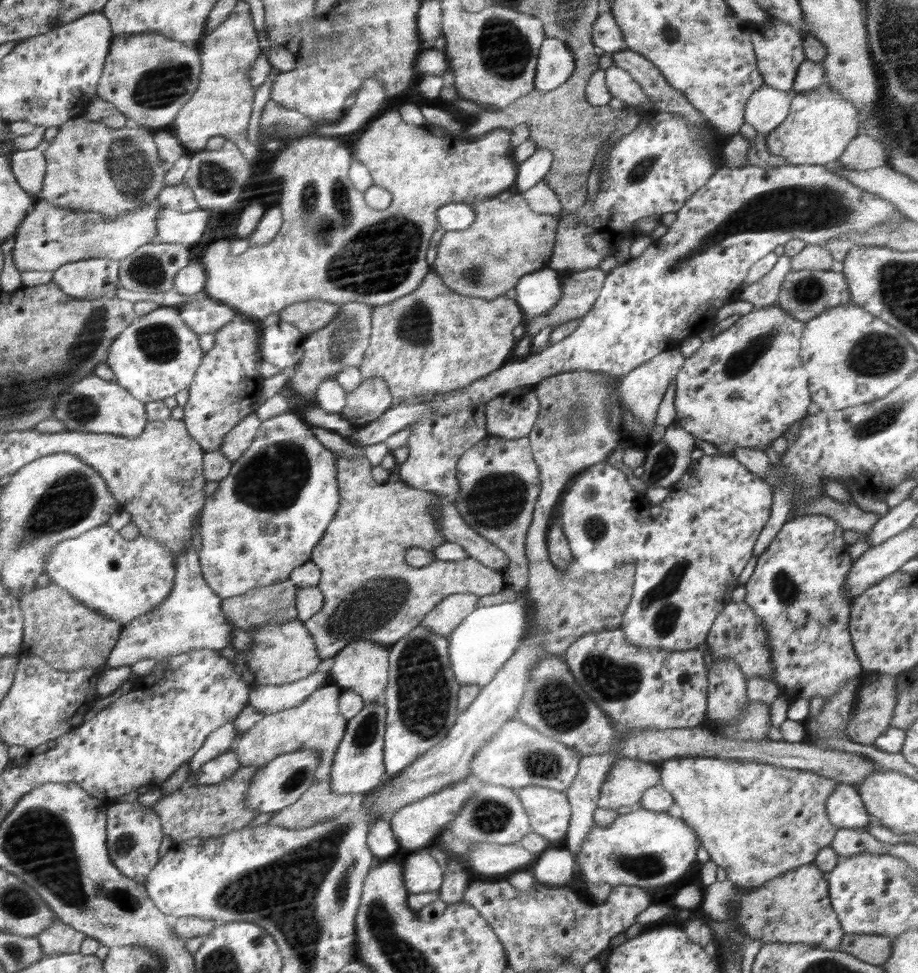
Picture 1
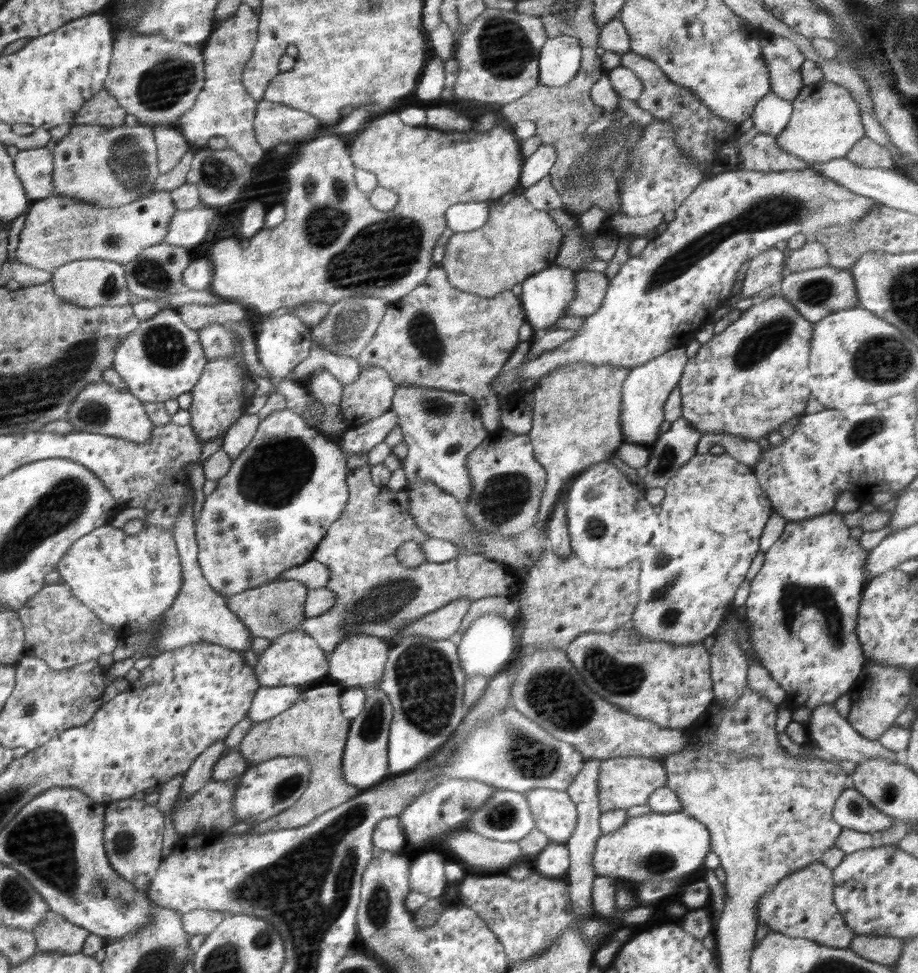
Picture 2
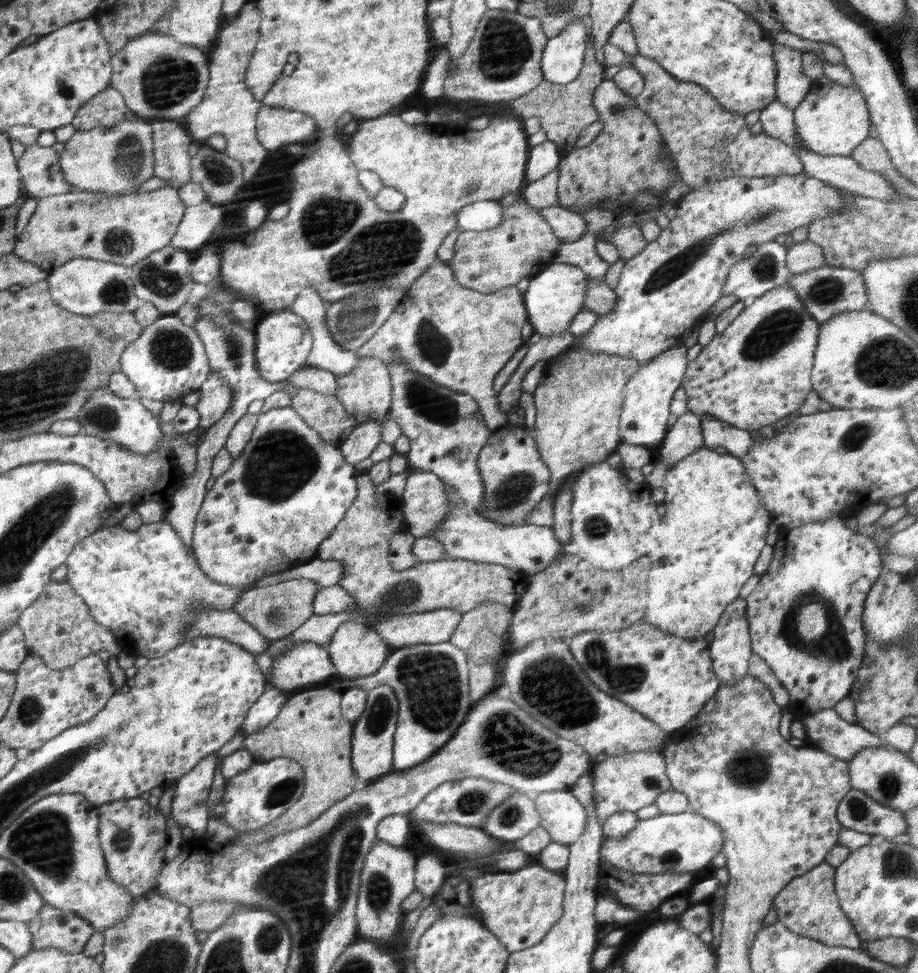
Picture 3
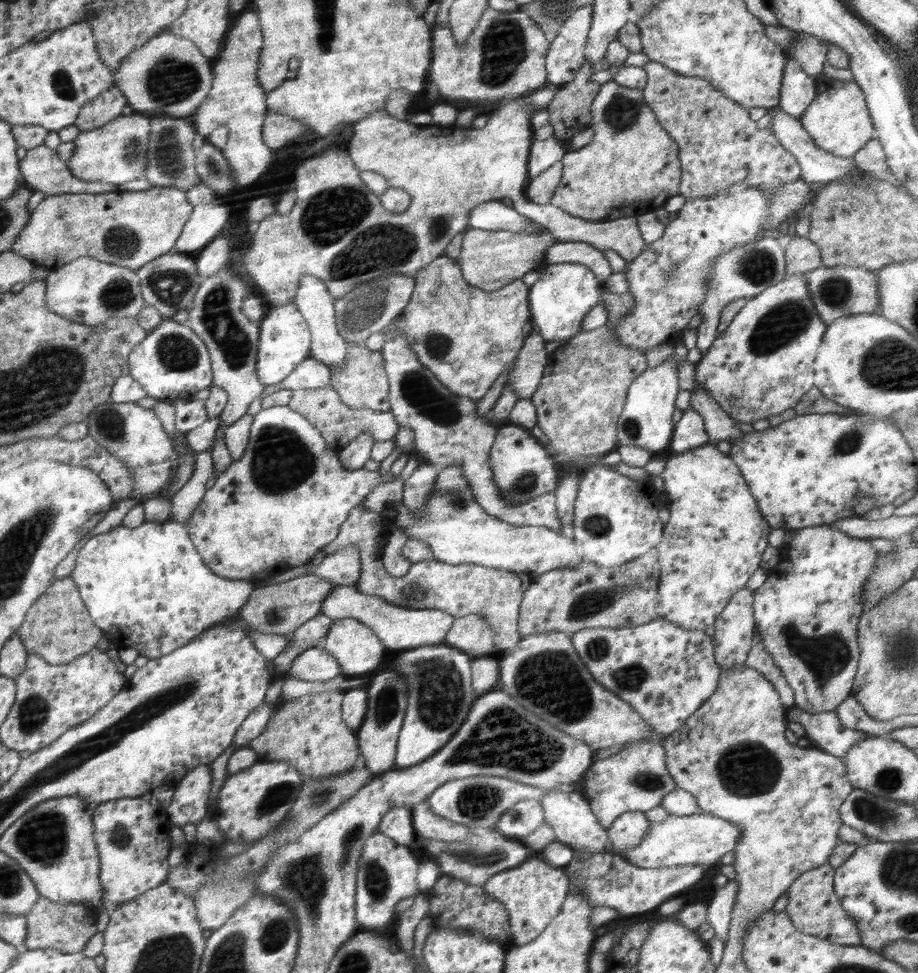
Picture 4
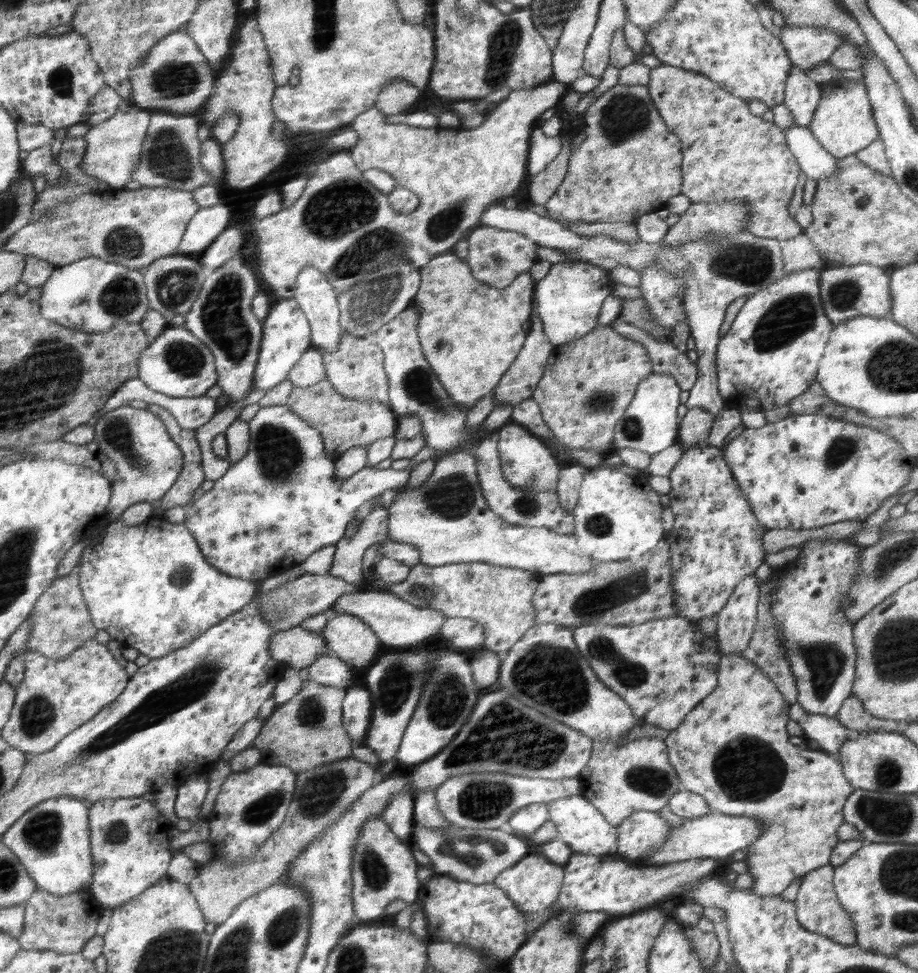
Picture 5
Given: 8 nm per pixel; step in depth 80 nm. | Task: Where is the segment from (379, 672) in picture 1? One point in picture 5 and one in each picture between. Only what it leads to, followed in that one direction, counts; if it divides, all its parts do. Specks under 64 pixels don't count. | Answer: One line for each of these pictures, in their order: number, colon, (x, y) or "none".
2: (359, 661)
3: (356, 651)
4: (354, 644)
5: (353, 640)

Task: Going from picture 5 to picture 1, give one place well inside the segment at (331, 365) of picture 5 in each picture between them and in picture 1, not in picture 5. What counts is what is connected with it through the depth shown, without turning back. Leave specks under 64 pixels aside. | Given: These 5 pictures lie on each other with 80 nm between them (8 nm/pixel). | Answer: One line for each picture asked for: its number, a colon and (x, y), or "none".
1: (372, 398)
2: (372, 394)
3: (366, 393)
4: (361, 382)

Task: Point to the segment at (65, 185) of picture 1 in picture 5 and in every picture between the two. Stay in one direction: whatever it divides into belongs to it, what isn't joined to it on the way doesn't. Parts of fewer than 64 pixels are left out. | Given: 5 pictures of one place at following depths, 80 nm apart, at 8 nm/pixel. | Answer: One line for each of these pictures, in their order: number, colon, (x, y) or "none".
2: (112, 167)
3: (116, 160)
4: (117, 153)
5: (114, 148)

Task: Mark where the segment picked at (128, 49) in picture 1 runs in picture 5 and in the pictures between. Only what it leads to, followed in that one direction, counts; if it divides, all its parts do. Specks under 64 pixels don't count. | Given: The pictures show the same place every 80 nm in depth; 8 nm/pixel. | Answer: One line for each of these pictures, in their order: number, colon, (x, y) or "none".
2: (155, 79)
3: (160, 78)
4: (168, 76)
5: (173, 77)

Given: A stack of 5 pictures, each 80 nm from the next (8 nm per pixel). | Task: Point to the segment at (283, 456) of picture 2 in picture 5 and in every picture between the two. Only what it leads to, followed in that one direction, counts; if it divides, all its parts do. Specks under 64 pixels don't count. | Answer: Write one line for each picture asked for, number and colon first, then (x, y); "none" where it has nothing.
3: (279, 501)
4: (273, 510)
5: (279, 504)

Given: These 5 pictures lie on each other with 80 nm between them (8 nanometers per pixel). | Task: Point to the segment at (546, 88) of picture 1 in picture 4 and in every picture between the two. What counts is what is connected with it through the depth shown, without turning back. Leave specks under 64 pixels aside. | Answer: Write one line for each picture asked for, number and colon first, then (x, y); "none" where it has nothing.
2: (561, 58)
3: (562, 60)
4: (567, 53)

